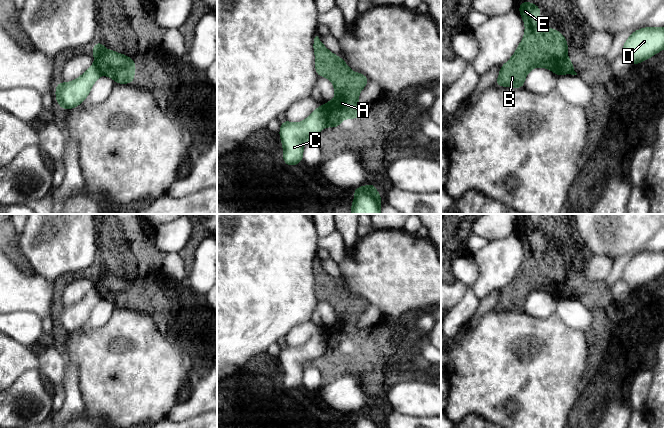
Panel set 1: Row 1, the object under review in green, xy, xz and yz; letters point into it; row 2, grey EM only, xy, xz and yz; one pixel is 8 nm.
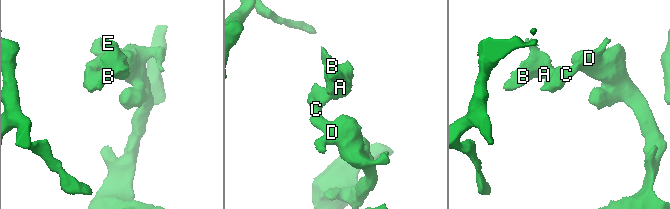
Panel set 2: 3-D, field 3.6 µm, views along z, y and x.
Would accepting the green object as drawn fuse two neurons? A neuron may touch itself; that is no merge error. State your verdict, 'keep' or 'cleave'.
cleave

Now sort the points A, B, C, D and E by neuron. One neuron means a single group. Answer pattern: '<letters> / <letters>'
A B E / C D

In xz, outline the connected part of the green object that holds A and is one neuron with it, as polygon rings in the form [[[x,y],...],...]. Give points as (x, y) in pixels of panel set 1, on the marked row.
[[[318,36],[314,38],[313,49],[317,76],[328,78],[335,88],[335,98],[322,105],[329,128],[338,127],[347,118],[357,119],[364,112],[364,108],[357,101],[361,90],[369,82],[368,77],[352,71],[343,59],[330,52],[323,45]]]

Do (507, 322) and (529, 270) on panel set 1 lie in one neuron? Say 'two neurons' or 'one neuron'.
two neurons

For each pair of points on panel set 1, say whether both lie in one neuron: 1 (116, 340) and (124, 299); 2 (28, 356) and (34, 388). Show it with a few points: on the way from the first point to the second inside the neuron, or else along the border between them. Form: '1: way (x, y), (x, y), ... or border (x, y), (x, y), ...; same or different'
1: border (118, 307), (127, 307), (145, 313); different
2: border (37, 368), (24, 371), (12, 383); different

